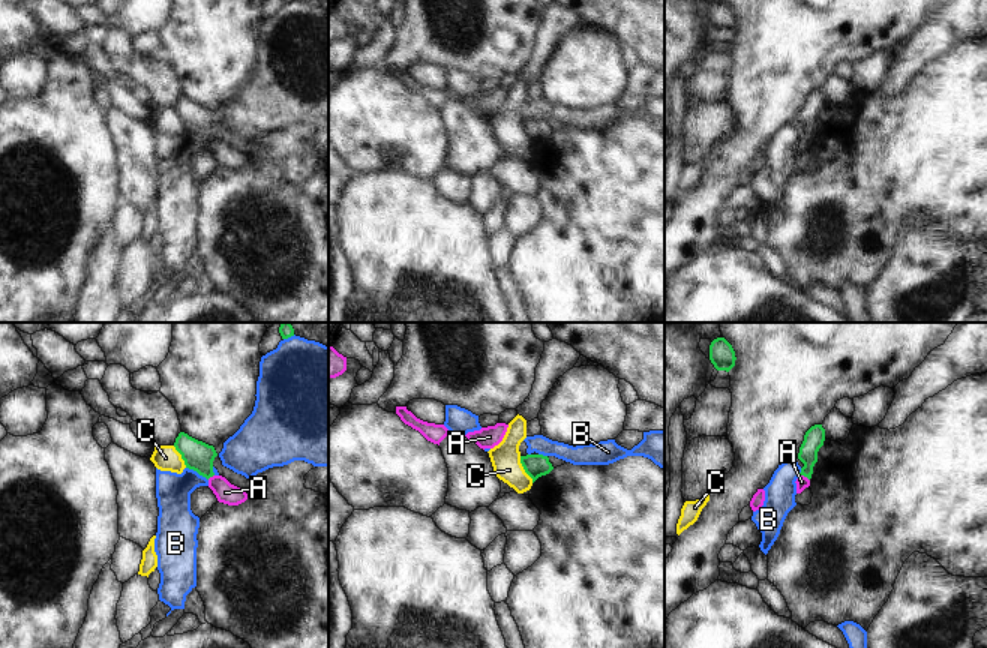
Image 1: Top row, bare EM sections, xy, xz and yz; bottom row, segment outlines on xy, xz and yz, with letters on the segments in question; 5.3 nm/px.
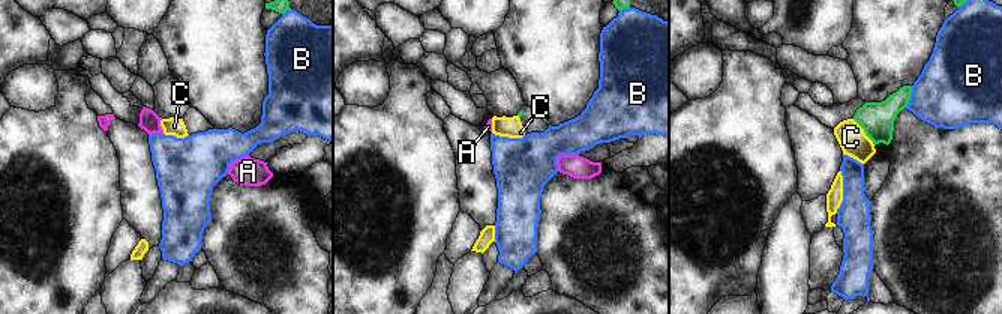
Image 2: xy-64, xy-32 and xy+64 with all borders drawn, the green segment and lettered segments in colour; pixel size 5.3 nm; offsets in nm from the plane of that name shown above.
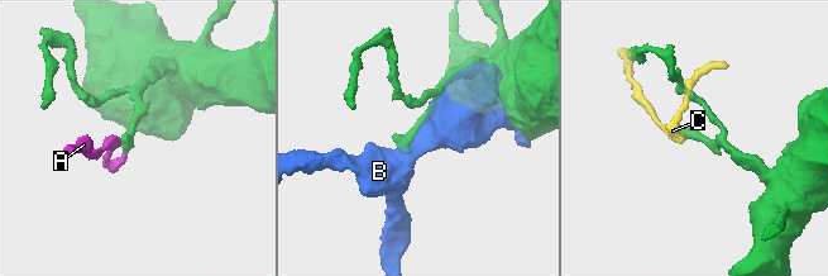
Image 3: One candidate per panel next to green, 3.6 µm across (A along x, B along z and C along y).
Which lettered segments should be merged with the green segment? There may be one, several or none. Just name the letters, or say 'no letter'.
A

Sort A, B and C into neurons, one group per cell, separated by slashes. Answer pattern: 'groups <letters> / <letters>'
groups A / B / C

